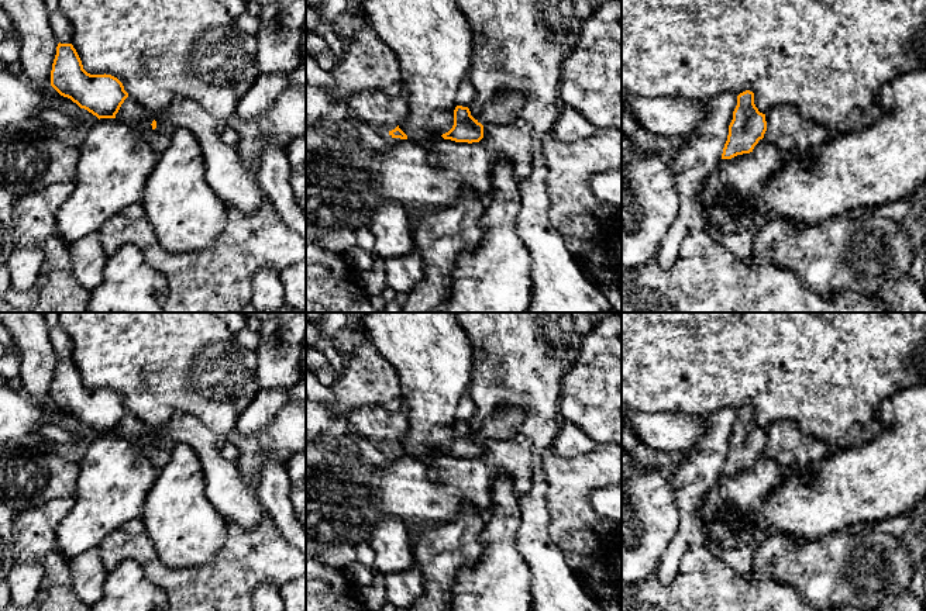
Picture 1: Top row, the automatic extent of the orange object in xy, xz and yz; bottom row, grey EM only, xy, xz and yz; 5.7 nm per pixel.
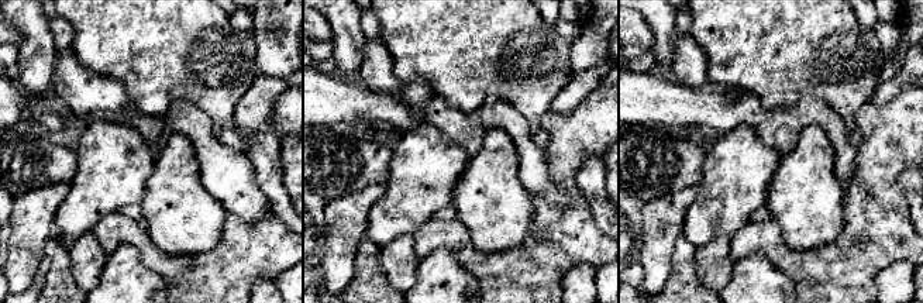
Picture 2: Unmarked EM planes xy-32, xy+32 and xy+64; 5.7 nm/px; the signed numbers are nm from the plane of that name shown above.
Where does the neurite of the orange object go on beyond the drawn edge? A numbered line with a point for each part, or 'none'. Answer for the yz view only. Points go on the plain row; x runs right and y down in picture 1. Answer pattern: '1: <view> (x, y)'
none

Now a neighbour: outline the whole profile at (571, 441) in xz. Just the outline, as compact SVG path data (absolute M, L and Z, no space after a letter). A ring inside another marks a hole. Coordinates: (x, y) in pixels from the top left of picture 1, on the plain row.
M564 422L552 443L552 453L562 458L578 458L588 455L598 445L579 427Z

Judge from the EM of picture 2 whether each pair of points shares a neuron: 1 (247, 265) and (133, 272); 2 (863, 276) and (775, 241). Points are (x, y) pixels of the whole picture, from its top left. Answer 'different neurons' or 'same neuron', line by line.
1: different neurons
2: same neuron

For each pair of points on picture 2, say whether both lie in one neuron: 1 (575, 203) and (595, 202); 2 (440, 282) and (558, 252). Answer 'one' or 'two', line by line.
1: two
2: two

